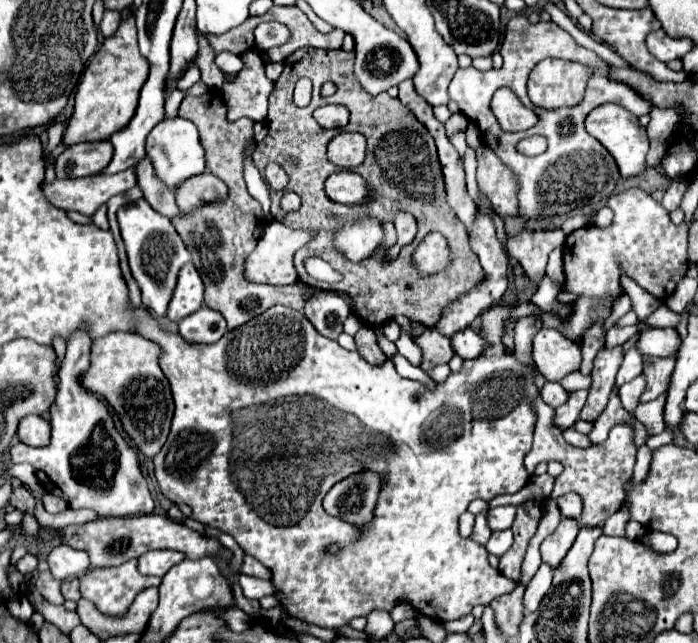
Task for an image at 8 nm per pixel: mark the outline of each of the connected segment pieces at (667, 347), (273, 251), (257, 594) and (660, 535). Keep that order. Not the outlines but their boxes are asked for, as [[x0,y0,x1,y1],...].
[[636,328,682,358],[246,220,310,284],[238,574,275,600],[646,530,676,552]]

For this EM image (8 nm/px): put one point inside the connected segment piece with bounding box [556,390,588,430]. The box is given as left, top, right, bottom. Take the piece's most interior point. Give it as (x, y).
(567, 414)

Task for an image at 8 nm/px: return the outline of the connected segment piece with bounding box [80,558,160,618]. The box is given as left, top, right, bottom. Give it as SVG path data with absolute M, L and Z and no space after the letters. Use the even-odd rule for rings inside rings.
M128 560L120 566L114 566L114 568L100 568L100 570L88 570L82 578L80 578L80 592L82 592L82 598L90 600L104 616L124 616L128 612L128 606L134 602L136 594L142 592L144 588L150 588L150 586L158 586L160 584L160 578L148 578L148 576L142 576L136 568L136 560Z

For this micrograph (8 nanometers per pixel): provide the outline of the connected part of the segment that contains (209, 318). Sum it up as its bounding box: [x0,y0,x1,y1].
[178,306,228,344]

